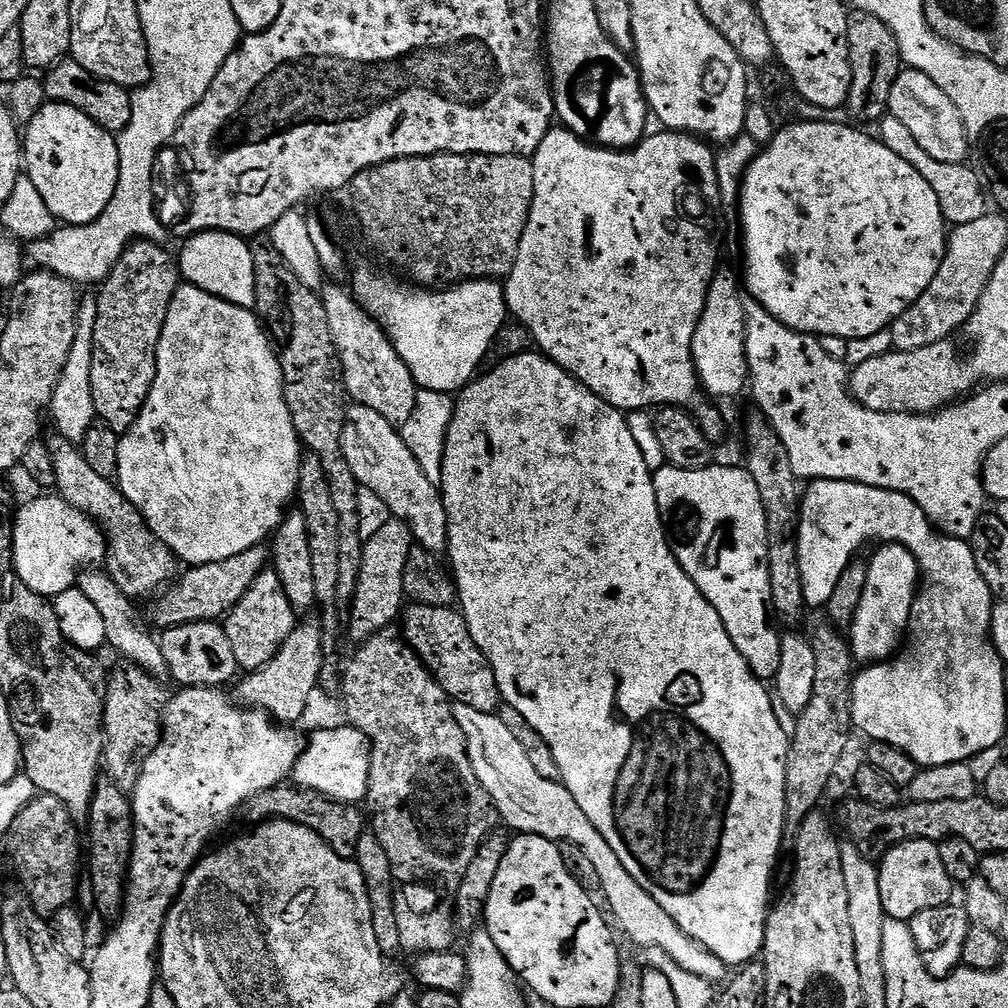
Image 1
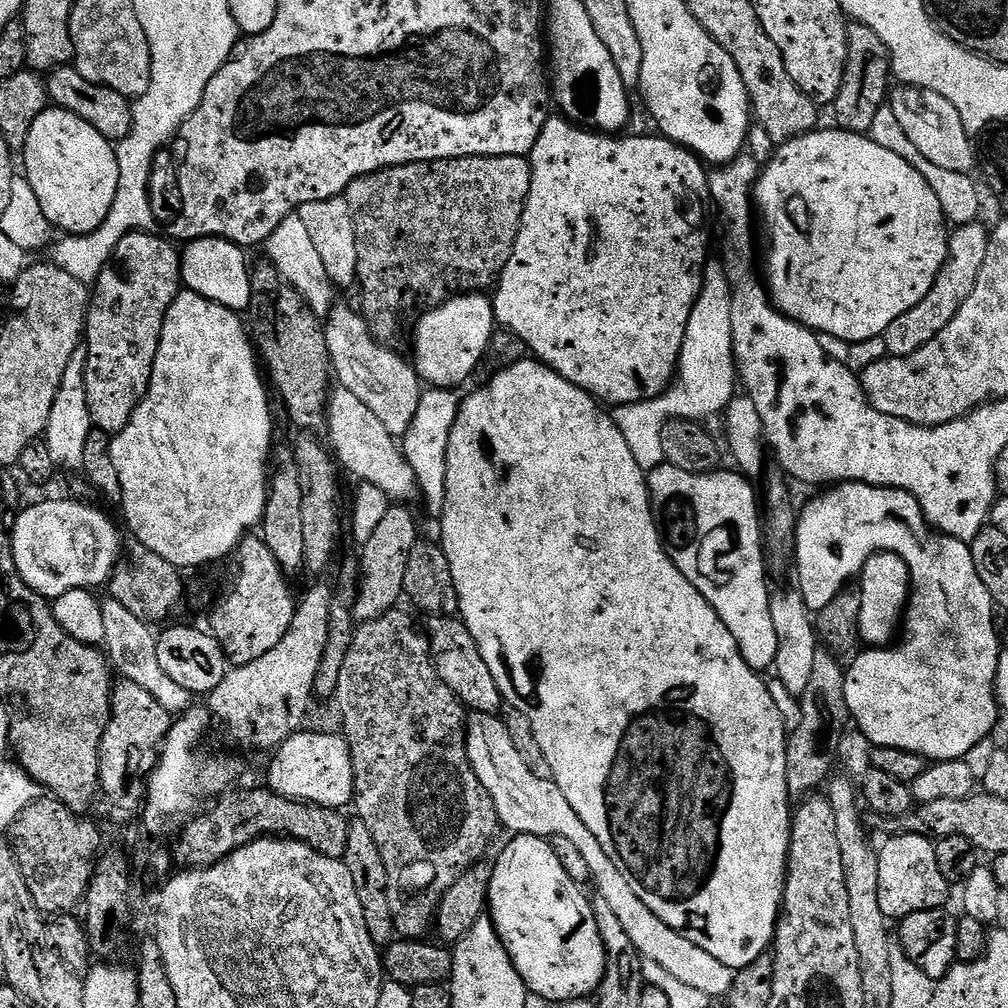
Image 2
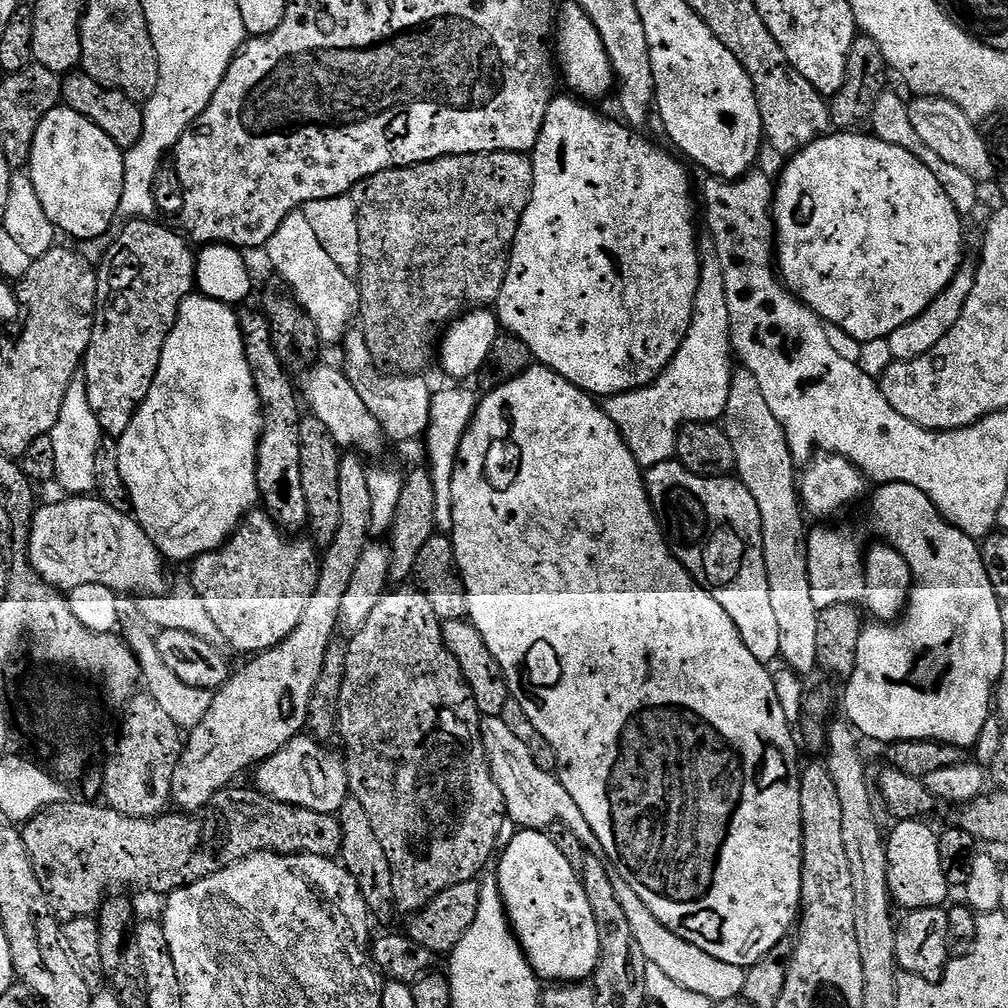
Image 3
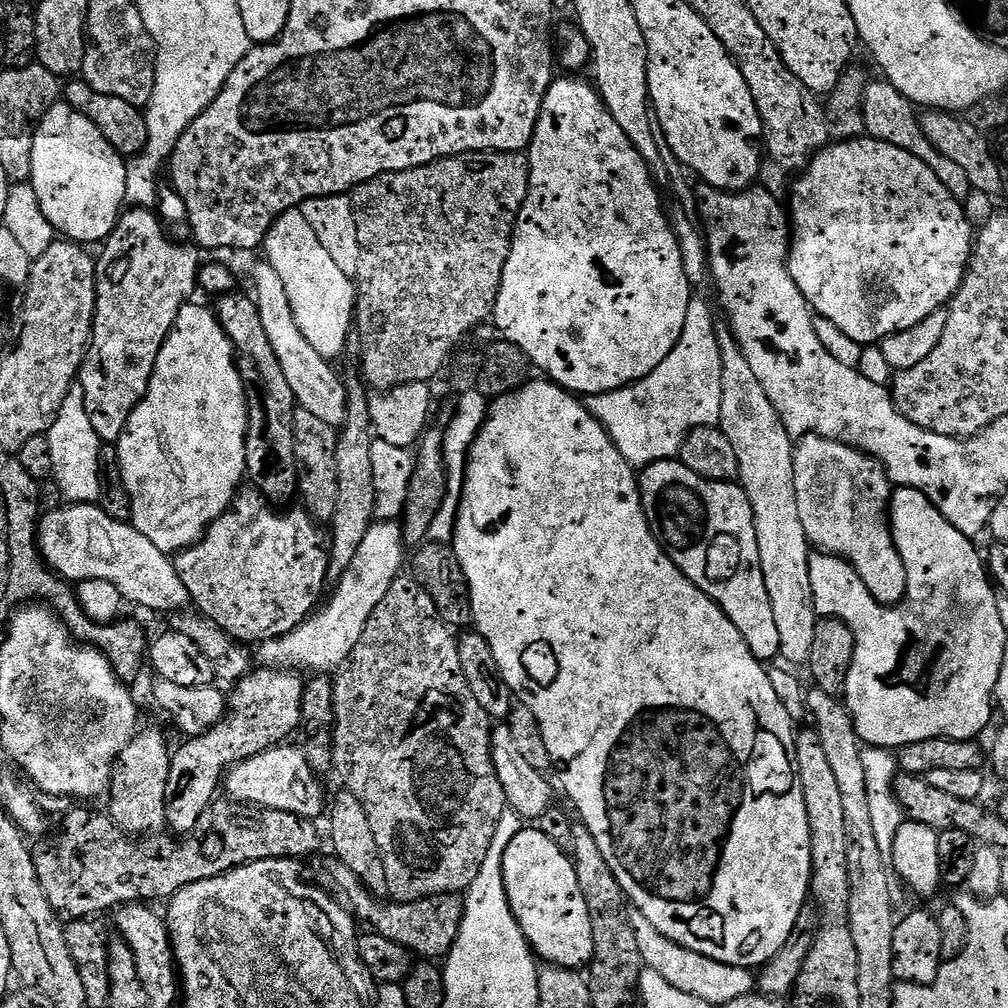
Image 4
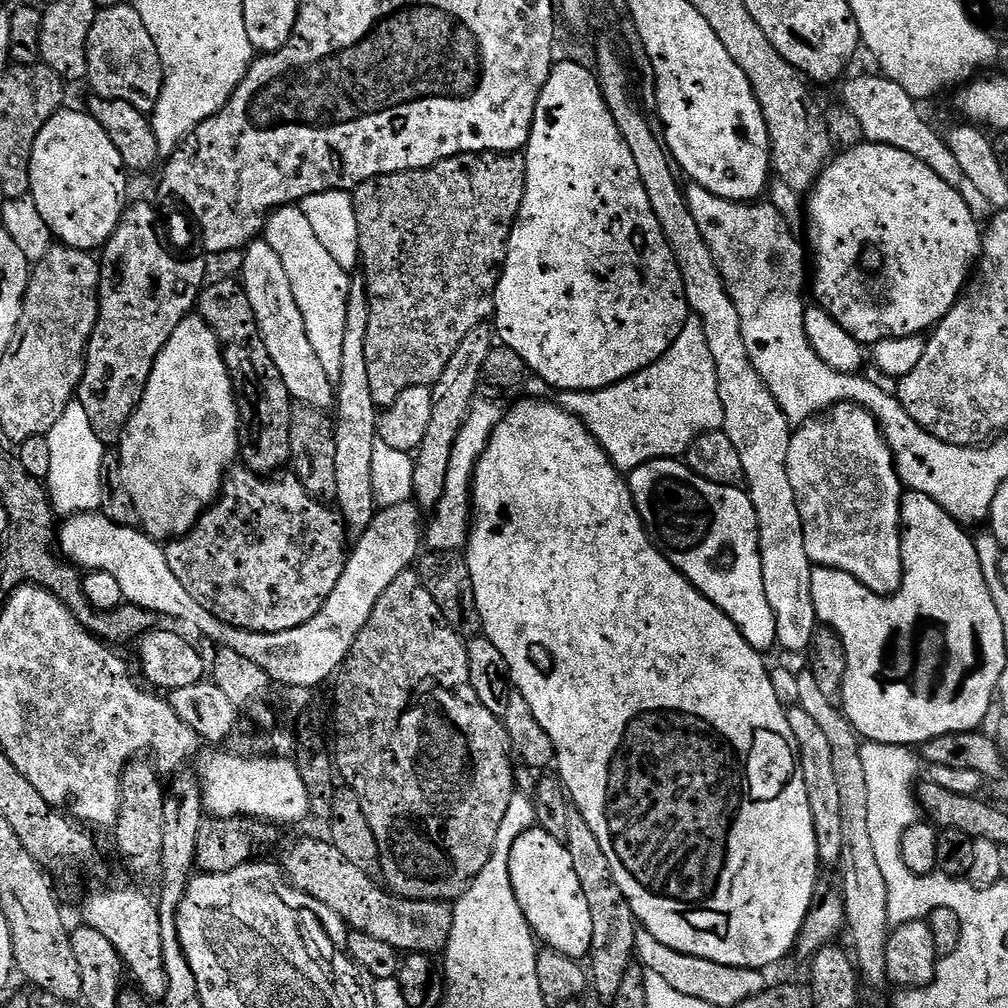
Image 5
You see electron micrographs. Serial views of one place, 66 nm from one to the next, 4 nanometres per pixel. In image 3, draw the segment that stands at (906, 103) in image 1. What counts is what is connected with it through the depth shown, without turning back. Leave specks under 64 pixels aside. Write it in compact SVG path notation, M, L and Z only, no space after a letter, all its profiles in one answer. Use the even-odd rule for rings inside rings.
M916 96L908 104L910 123L913 124L918 138L942 158L942 162L950 162L950 166L958 166L965 174L970 174L978 182L995 181L996 164L992 161L992 154L988 151L985 133L979 132L977 125L969 119L954 102L944 100L940 96Z

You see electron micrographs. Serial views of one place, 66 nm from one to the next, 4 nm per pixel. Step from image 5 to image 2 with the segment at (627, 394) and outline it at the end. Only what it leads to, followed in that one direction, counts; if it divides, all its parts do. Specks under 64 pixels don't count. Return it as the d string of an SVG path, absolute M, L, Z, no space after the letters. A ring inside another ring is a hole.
M718 258L709 259L708 265L704 267L704 277L702 278L702 290L698 294L698 302L694 302L694 310L690 314L690 322L686 326L686 338L682 342L682 350L680 351L680 363L678 365L678 382L669 386L665 392L660 396L655 396L652 400L643 400L642 402L634 402L633 404L622 404L615 409L614 419L618 430L622 430L622 438L626 438L626 446L630 446L630 450L634 453L634 458L638 462L638 466L642 466L642 470L647 474L652 469L657 468L659 464L665 463L664 451L662 450L662 430L666 426L666 422L671 420L694 420L697 422L707 421L707 416L719 417L721 413L727 409L728 403L732 401L733 396L737 395L738 388L738 365L736 362L736 355L732 347L734 346L734 334L732 333L732 327L730 326L730 320L732 315L730 314L730 306L732 305L732 287L730 282L726 278L726 270L724 264Z

